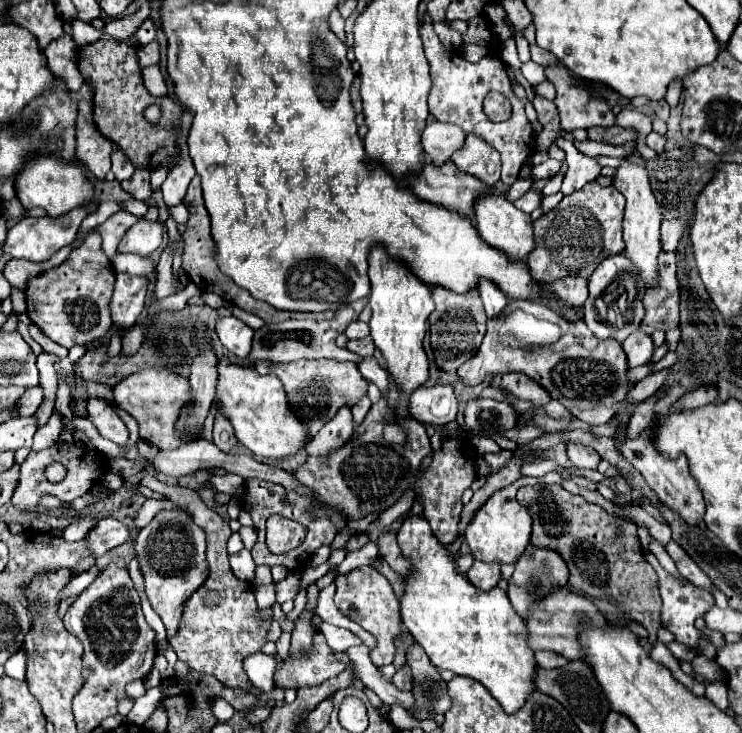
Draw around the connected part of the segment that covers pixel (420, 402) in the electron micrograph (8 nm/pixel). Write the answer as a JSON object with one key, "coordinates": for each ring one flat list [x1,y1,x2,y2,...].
{"coordinates":[[437,384,437,386,421,386,417,388,409,402,407,412,411,418,431,426,443,426,457,416,457,396,451,384]]}

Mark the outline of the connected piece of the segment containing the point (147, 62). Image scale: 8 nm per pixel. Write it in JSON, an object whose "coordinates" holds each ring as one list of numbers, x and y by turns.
{"coordinates":[[153,40,145,46,139,46,139,64,145,68,145,66,151,66,151,64,159,64,159,42]]}

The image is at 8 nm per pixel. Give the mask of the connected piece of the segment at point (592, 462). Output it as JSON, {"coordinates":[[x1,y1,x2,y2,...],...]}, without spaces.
{"coordinates":[[567,442,567,456,569,456,573,466,591,468,591,470,595,470,599,460,601,460,593,448,583,446,583,444,575,444,575,442]]}

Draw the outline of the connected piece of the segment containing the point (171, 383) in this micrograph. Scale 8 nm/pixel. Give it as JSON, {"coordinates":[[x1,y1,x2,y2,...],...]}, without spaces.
{"coordinates":[[145,368,121,380,113,388,113,396,117,406,129,412,139,422,139,434,143,440,155,444,161,450,173,450,183,444,183,436,177,432,177,420,181,416,183,406,195,402,191,396,189,380,185,376,157,368]]}

